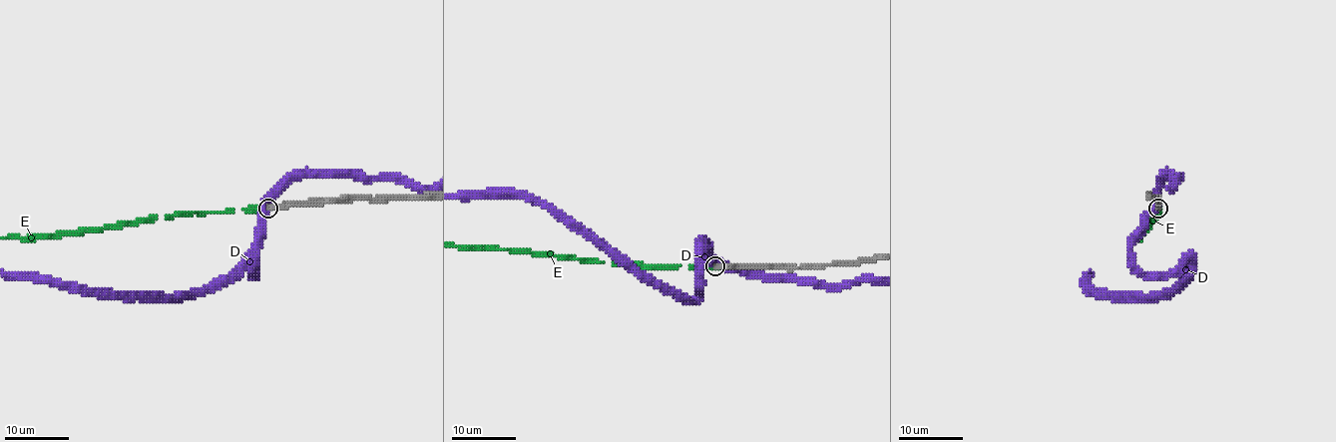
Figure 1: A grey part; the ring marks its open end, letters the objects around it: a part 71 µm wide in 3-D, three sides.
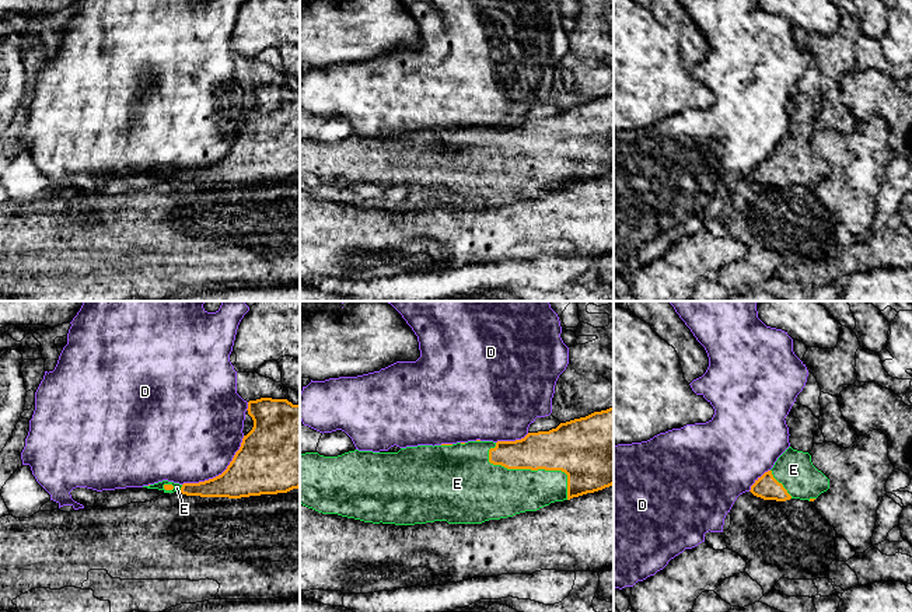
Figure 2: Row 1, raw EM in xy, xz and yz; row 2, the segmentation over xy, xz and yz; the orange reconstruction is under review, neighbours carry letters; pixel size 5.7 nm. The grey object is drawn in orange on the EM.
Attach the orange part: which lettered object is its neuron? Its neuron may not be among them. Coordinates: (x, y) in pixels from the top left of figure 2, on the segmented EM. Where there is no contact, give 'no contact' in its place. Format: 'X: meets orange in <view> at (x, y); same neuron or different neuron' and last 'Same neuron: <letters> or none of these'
D: meets orange in xy at (222, 474); different neuron
E: meets orange in xz at (534, 469); same neuron
Same neuron: E

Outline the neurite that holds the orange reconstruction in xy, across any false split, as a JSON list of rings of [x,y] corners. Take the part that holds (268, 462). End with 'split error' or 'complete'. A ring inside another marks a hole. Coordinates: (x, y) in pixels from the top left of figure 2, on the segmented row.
[[[287,399],[248,402],[252,430],[244,436],[227,469],[199,483],[163,480],[143,486],[164,493],[241,499],[287,493],[300,487],[300,405]]]; split error

